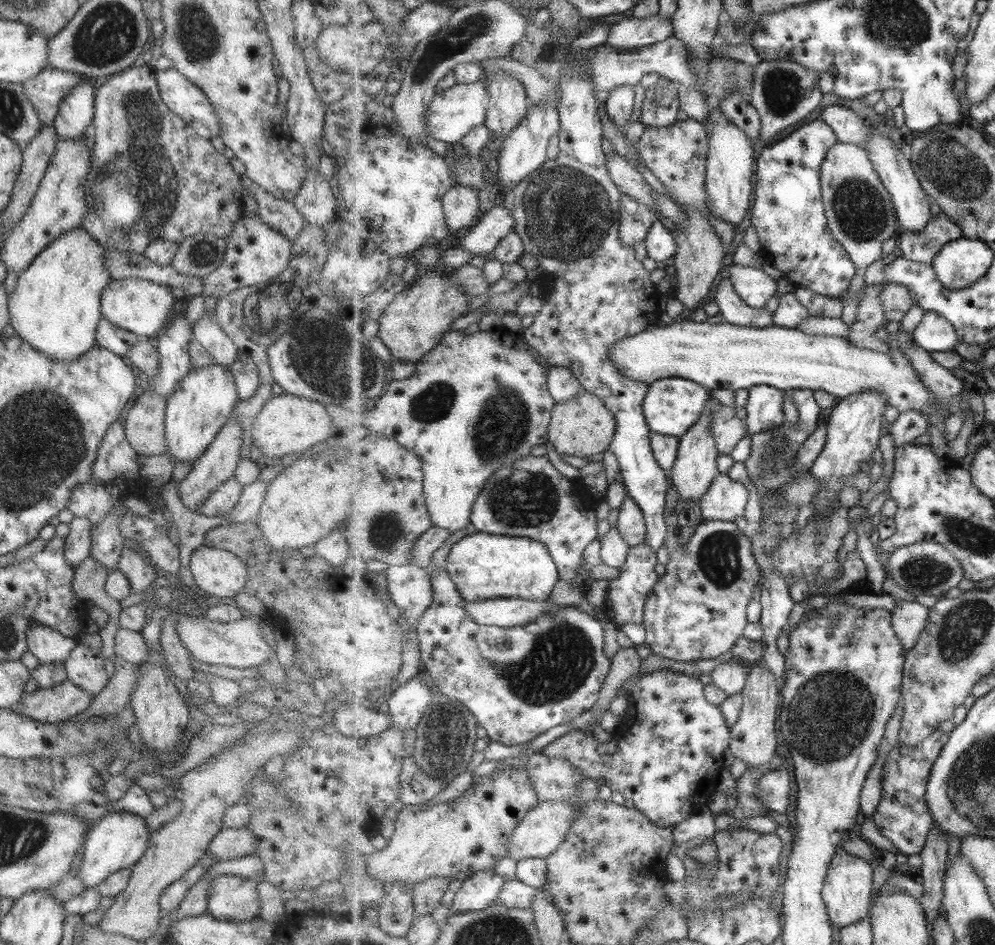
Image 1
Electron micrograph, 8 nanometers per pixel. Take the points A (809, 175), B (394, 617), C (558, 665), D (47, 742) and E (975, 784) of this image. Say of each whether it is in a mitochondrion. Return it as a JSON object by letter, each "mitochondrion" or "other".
{"A":"other","B":"other","C":"mitochondrion","D":"other","E":"mitochondrion"}

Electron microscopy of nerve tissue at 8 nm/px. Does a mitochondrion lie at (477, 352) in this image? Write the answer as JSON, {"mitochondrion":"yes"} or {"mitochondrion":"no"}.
{"mitochondrion":"no"}

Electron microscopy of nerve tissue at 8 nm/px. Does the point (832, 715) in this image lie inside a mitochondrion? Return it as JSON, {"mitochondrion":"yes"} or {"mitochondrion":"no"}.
{"mitochondrion":"yes"}

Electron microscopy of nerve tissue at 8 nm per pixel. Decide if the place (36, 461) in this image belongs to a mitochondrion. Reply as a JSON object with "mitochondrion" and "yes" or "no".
{"mitochondrion":"yes"}

